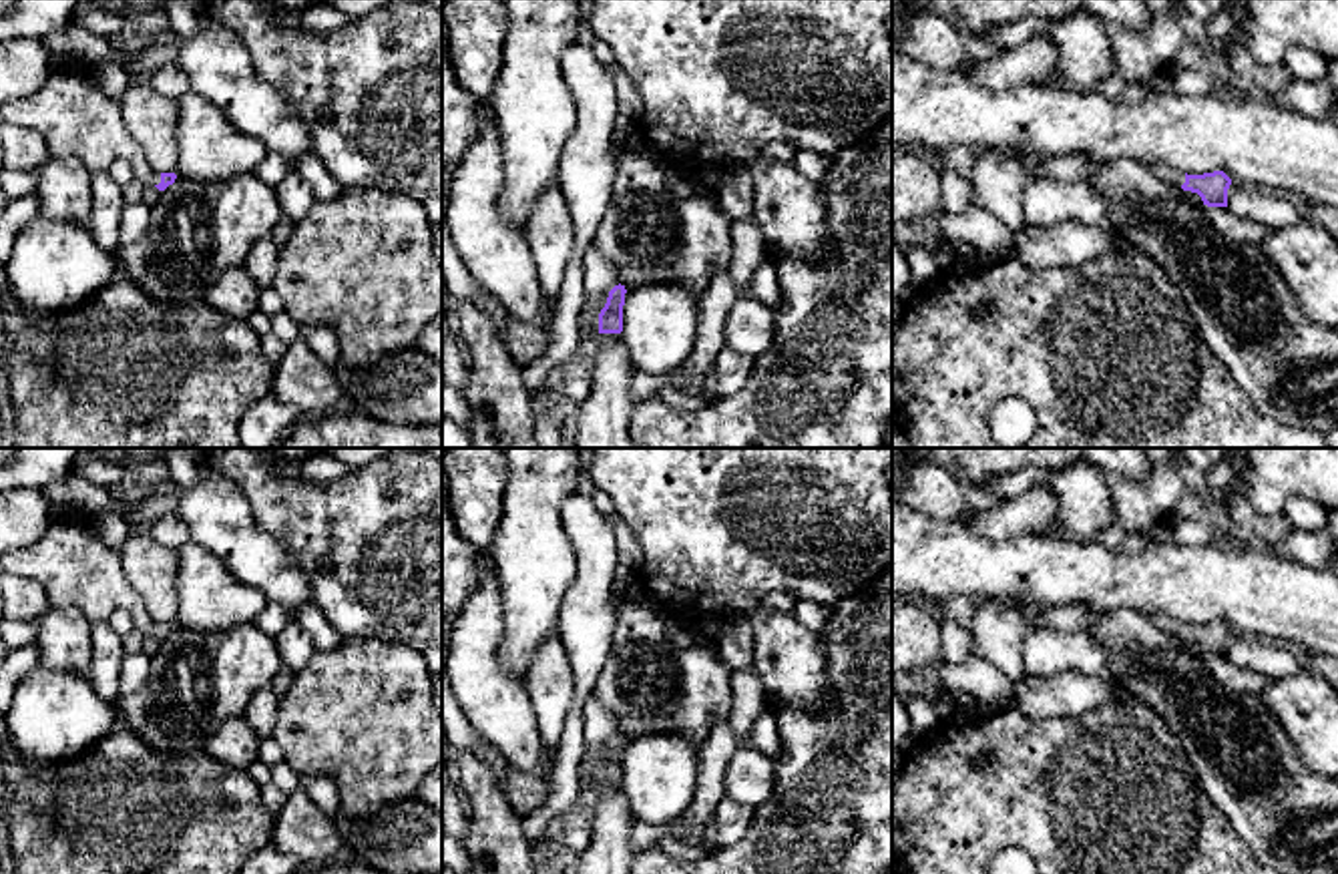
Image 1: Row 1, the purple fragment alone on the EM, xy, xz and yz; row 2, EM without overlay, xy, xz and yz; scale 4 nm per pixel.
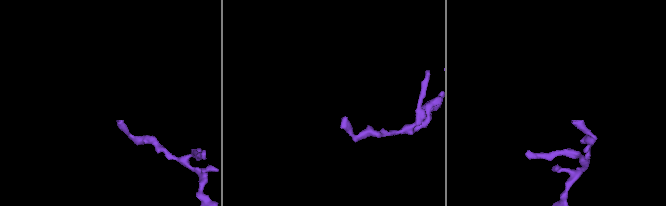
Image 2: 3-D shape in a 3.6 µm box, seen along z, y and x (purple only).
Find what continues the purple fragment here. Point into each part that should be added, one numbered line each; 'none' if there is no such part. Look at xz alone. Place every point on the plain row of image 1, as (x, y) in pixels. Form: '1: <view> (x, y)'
1: xz (599, 726)

